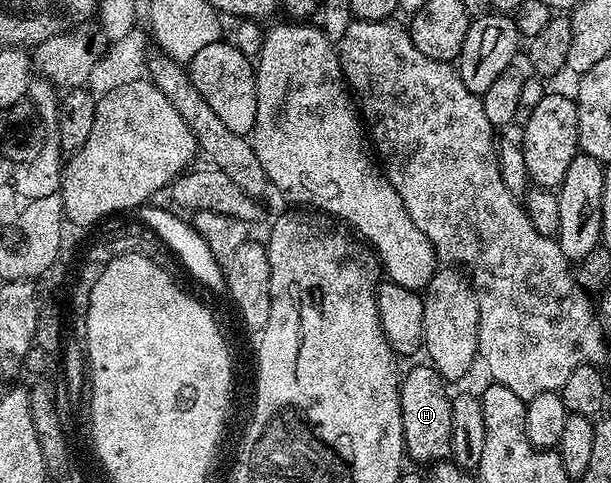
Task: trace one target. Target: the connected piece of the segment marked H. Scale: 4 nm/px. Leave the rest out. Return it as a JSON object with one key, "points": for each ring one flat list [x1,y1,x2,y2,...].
{"points":[[422,362,417,364,409,373,404,373,403,379,400,381,401,386,401,417,403,418,403,434,405,435,405,451,408,459,411,461,418,460,426,466,432,465,434,462,445,462,452,457,451,450,451,392,448,392,447,381,444,376,437,373,436,368,428,363]]}

